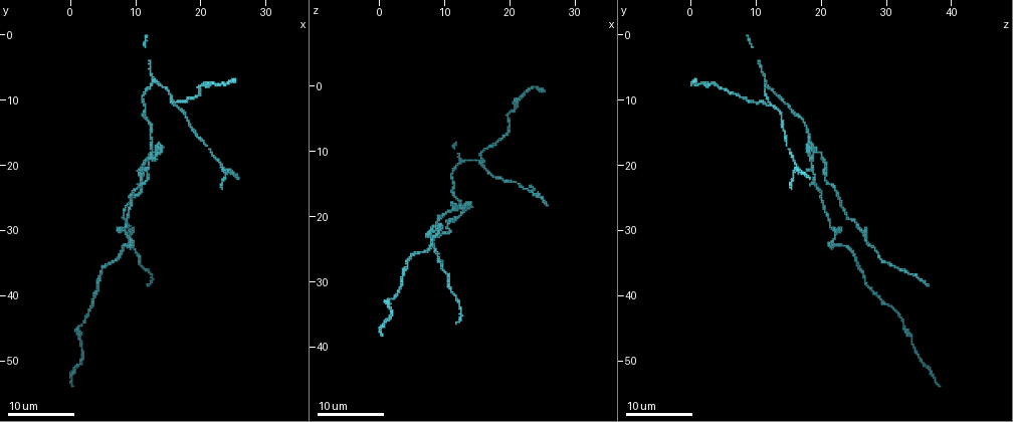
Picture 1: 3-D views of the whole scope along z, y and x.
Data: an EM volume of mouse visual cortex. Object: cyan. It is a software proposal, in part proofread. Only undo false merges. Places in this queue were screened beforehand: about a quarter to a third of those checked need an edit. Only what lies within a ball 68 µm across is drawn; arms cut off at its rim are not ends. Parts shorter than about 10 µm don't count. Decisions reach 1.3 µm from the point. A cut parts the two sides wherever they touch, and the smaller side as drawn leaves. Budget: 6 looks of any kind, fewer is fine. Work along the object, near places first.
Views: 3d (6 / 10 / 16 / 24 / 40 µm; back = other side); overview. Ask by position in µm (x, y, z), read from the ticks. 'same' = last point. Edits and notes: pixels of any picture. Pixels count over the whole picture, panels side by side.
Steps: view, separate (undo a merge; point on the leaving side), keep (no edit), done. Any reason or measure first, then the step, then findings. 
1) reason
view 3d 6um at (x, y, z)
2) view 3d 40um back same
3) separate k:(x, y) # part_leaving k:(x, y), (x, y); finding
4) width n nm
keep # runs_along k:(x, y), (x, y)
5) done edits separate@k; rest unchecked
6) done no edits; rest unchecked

arms part here
view 3d 24um at (15.5, 10.5, 11.5)

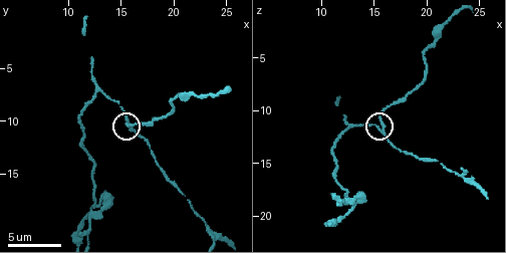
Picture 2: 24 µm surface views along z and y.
zoom in
view 3d 10um at (16.0, 10.8, 11.6)

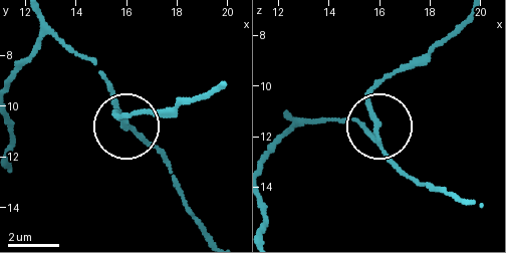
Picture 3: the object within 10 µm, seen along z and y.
closer look
view 3d 6um at (15.9, 10.7, 11.6)

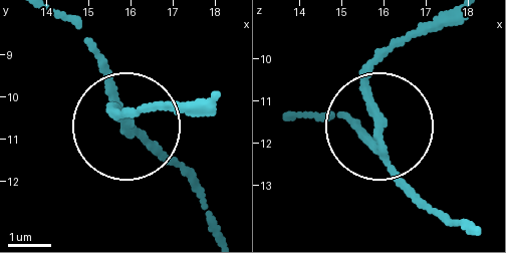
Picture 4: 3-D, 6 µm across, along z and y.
arms 3
separate 4:(116, 103) # two neurons meet here

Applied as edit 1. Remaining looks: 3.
two arms in line, one across
view 3d 10um at (13.2, 7.2, 11.2)

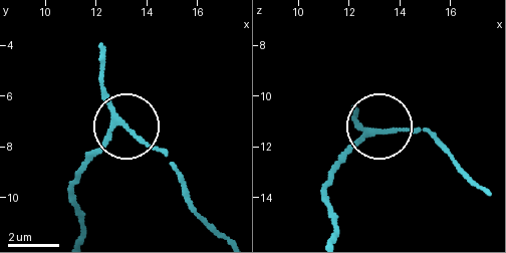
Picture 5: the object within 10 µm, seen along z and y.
width 170 nm
keep # one neuron here

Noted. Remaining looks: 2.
view 3d 16um at (12.8, 18.0, 19.0)

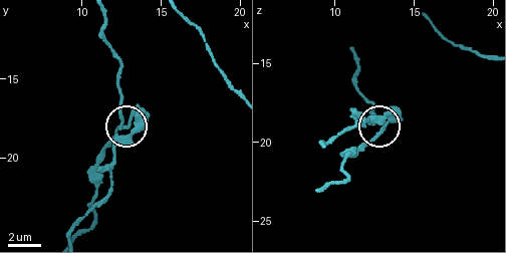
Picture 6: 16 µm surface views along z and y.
separate 6:(136, 125) # a second neuron is stuck on

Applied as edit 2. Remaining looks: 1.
done edits separate@4, separate@6; rest unchecked

